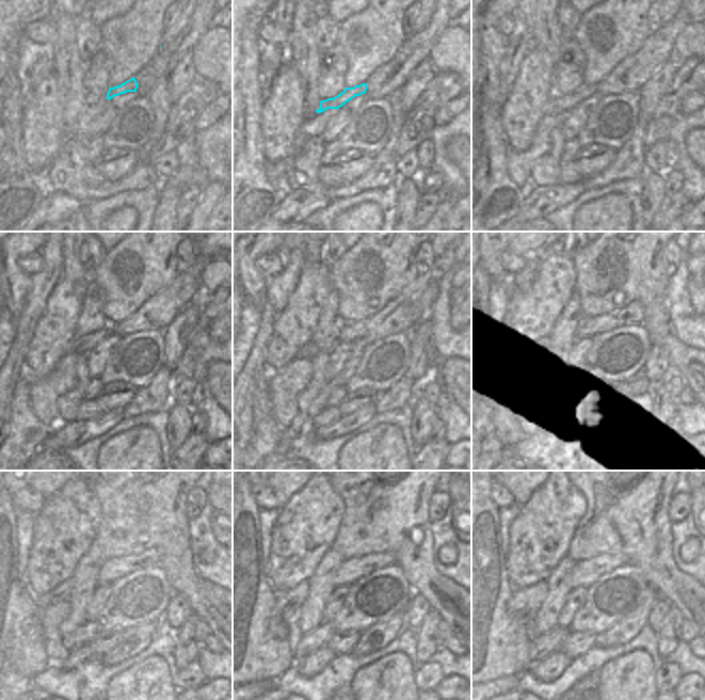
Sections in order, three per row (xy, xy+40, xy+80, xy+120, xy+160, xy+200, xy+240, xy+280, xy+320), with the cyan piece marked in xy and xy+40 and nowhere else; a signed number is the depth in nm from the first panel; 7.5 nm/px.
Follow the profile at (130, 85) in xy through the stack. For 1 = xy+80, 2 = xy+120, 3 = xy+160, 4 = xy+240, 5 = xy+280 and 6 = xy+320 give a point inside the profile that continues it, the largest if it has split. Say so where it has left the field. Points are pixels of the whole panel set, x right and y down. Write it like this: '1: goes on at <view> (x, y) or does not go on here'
1: goes on at xy+80 (557, 105)
2: goes on at xy+120 (82, 344)
3: goes on at xy+160 (310, 350)
4: goes on at xy+240 (61, 592)
5: goes on at xy+280 (295, 597)
6: goes on at xy+320 (524, 604)

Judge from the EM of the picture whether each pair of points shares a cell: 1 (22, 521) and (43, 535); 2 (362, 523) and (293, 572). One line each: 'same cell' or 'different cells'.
1: different cells
2: different cells

